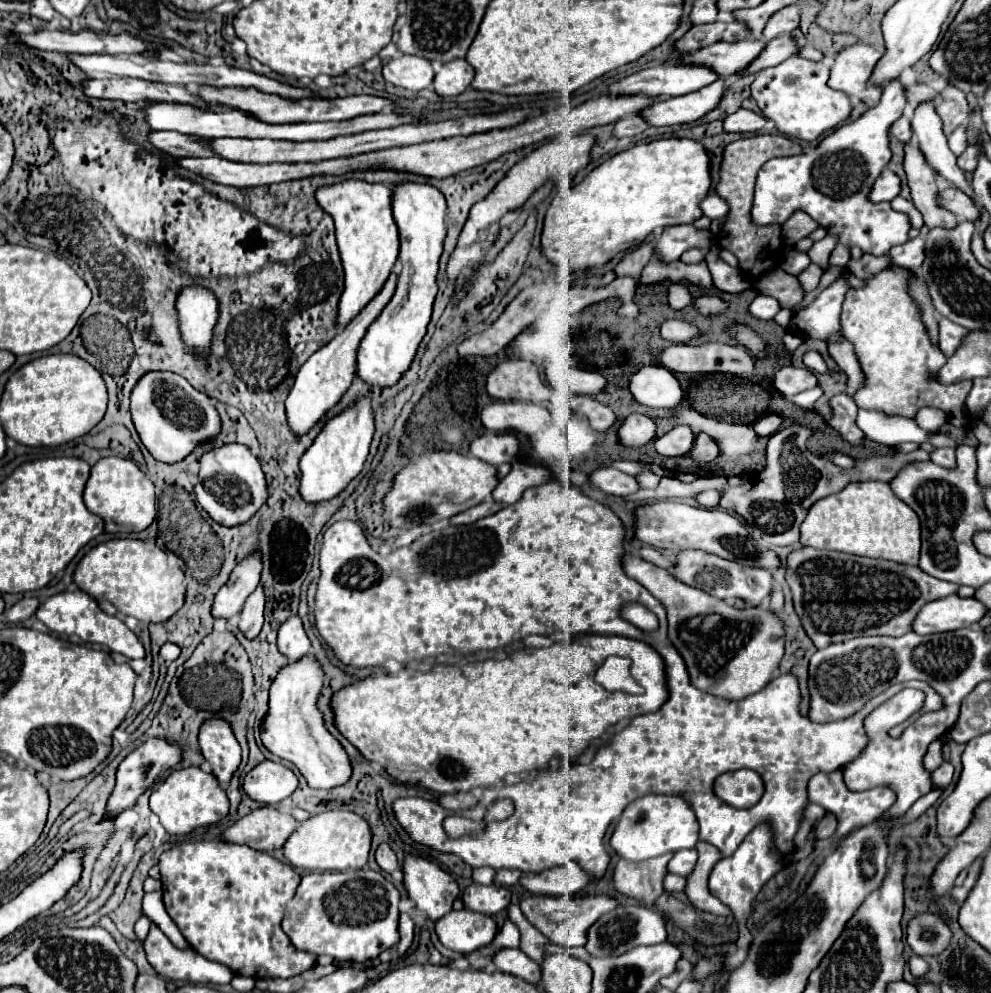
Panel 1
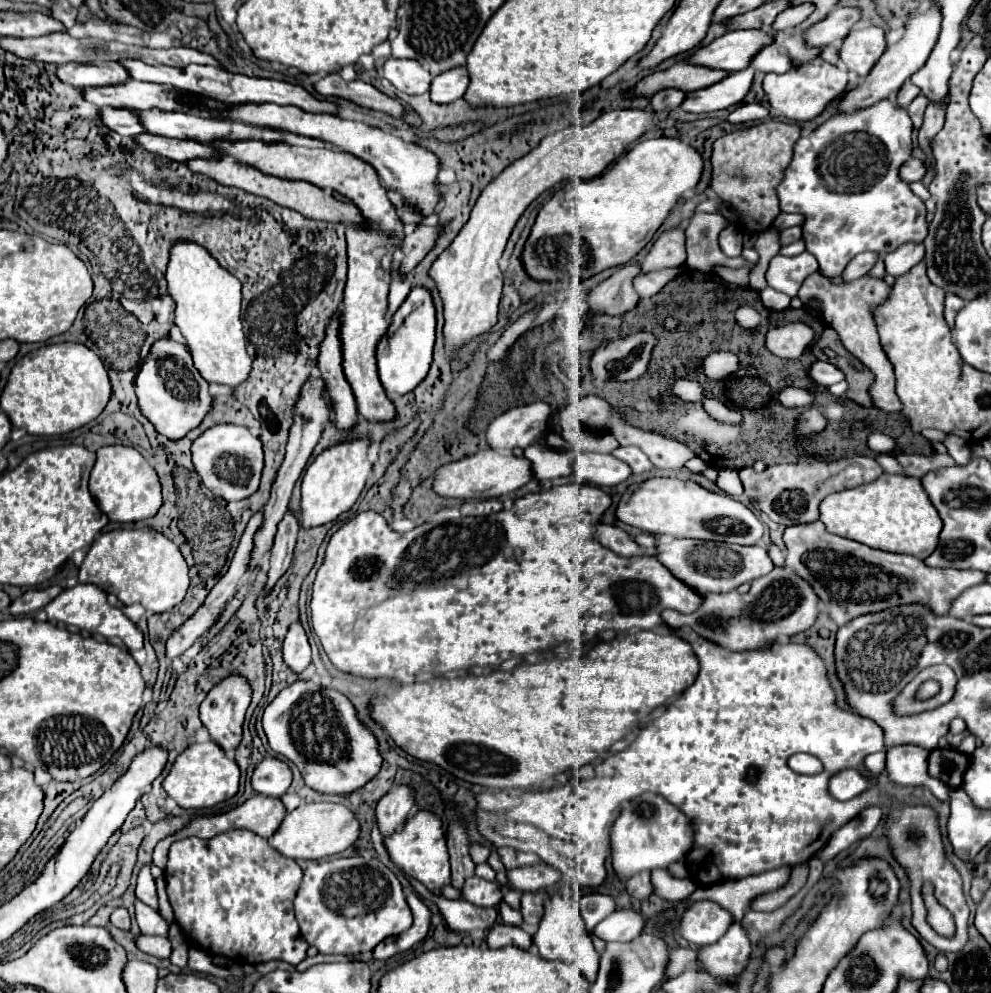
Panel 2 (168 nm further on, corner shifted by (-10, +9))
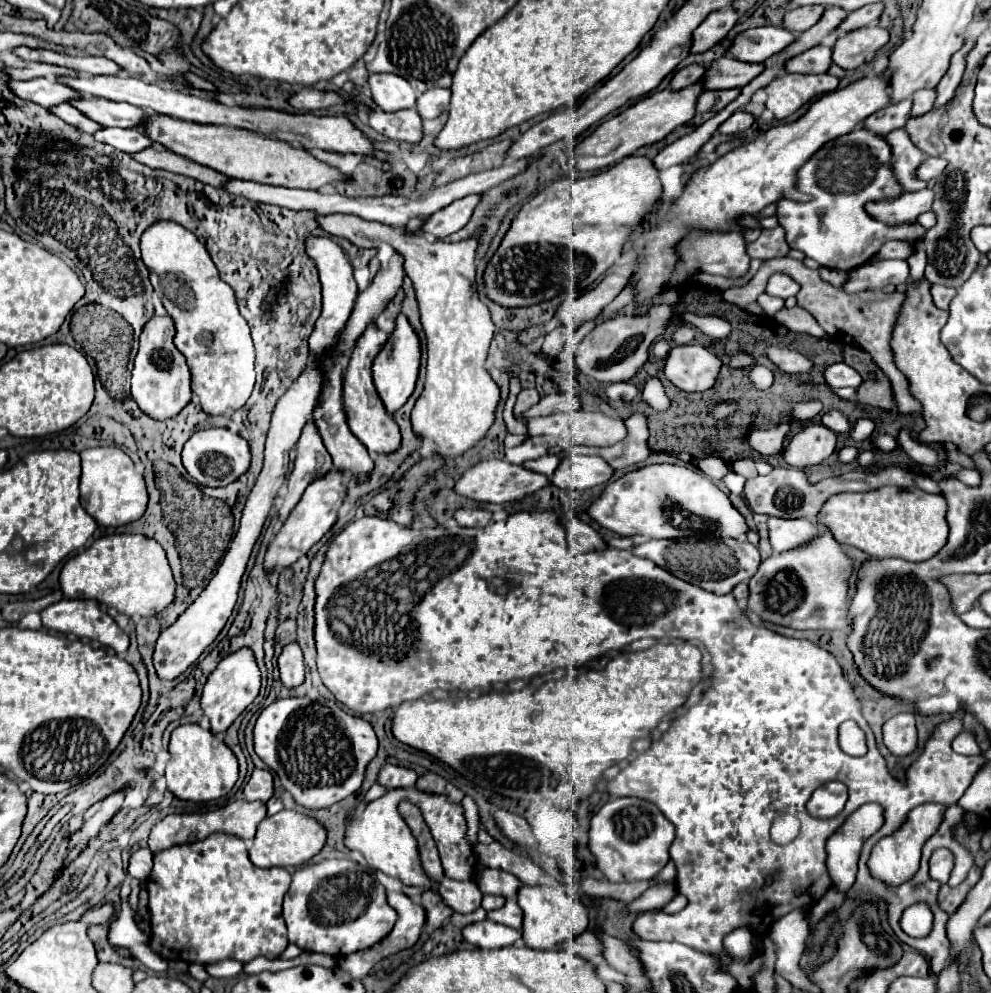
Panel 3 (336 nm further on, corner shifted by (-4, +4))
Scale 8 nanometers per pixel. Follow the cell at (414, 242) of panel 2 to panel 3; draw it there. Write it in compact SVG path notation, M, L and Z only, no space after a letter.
M466 195L458 201L454 201L452 205L444 207L442 211L428 217L420 233L434 235L434 239L444 239L444 237L452 235L454 231L462 229L468 223L478 201L480 201L480 195Z

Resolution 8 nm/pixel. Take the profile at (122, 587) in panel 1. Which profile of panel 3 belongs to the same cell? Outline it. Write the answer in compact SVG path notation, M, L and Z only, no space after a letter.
M130 533L104 535L68 559L60 573L60 585L68 599L96 599L130 617L160 613L174 601L176 593L176 581L162 545L146 535Z

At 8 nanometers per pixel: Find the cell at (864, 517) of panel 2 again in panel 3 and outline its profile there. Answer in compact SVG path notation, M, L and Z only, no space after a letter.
M878 487L864 493L832 495L818 513L818 525L828 527L834 539L854 545L872 557L898 557L906 561L926 561L946 543L946 501L940 495L926 493L918 487Z

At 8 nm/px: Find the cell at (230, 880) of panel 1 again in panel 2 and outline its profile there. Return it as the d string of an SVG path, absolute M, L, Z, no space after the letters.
M236 828L218 834L210 840L184 838L170 846L168 864L164 868L166 894L174 910L174 922L188 936L190 946L204 950L210 956L222 956L238 964L260 964L268 960L282 960L292 966L306 958L308 942L294 920L294 894L302 882L302 868L292 858L282 858L270 850L268 840L258 834Z

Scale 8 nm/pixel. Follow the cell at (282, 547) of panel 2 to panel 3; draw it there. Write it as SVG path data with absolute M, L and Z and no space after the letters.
M308 421L300 435L300 441L298 441L298 457L294 461L294 471L288 479L288 493L284 497L282 507L276 513L282 523L290 515L290 511L296 507L296 503L300 501L300 495L304 493L304 489L318 475L324 475L328 469L332 469L332 457L328 455L326 447L322 445L316 425L312 421Z

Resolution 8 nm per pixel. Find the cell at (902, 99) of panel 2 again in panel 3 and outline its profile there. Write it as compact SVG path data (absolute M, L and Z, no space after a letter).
M904 99L898 103L890 103L884 109L876 111L864 121L864 127L876 133L890 133L898 127L904 127L912 108L912 99Z

